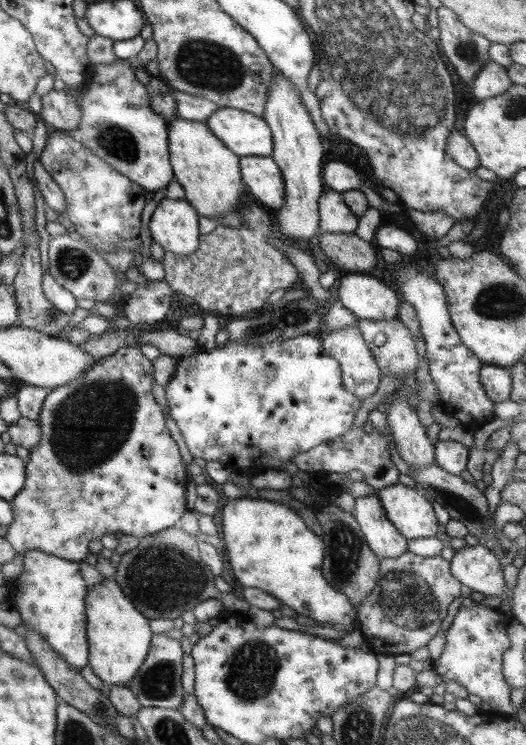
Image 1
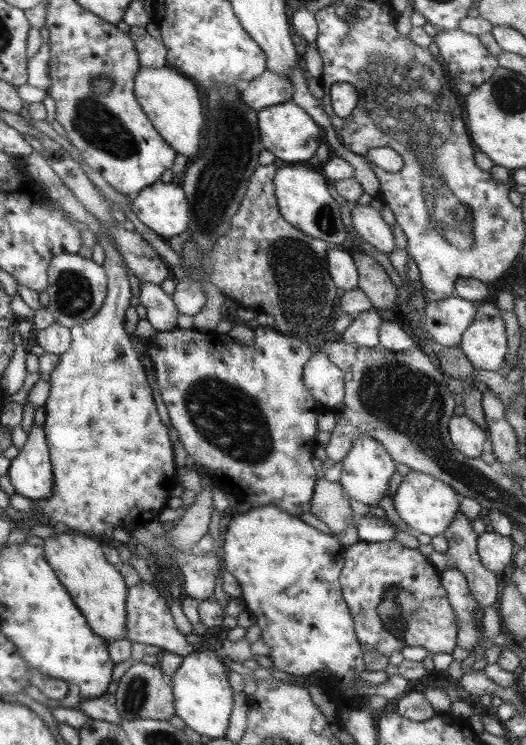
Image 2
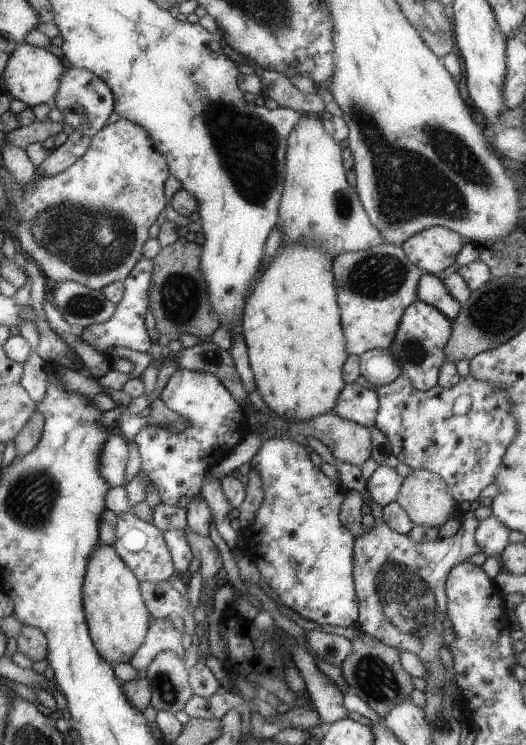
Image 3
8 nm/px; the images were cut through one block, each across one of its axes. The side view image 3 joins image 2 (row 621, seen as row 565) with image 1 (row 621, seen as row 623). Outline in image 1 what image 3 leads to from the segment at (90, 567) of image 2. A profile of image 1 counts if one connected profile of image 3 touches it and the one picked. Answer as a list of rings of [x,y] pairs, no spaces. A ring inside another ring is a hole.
[[[103,579],[87,588],[85,595],[87,663],[104,686],[127,686],[131,677],[141,667],[150,647],[152,637],[149,622],[132,602],[125,597],[119,585]]]

